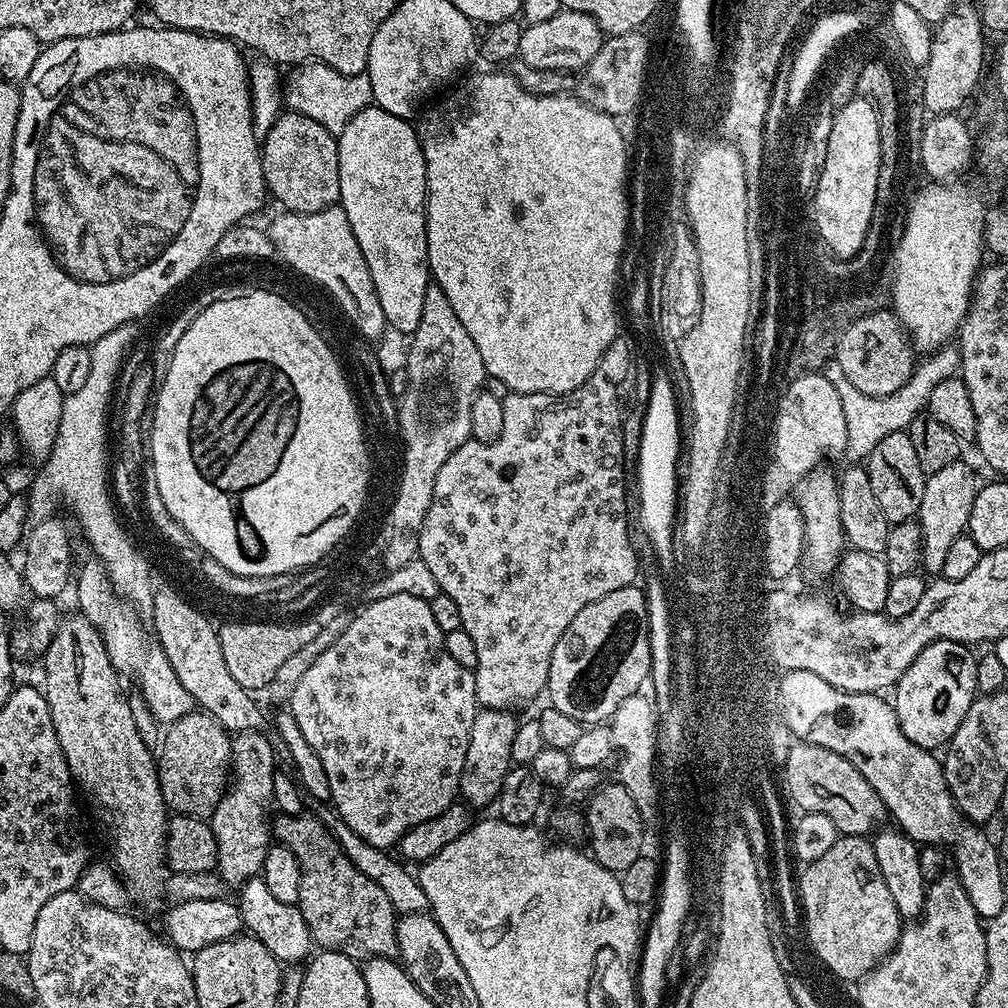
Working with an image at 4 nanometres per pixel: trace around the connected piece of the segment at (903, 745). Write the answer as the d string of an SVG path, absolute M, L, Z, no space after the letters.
M794 670L784 672L779 677L778 707L782 713L783 725L789 733L796 735L797 741L814 746L822 746L826 750L834 750L834 754L842 754L858 769L874 786L878 798L882 798L887 815L896 819L895 827L909 836L920 846L943 846L952 848L952 856L956 859L954 874L962 882L962 890L966 890L966 898L970 898L970 906L980 915L981 921L987 922L1002 910L1002 902L1006 898L1004 892L1004 872L997 845L983 832L983 827L969 822L961 816L952 800L950 790L946 786L944 766L936 760L929 749L918 746L902 734L902 726L896 717L896 709L891 703L884 701L883 695L874 692L847 692L830 686L830 682L818 678L818 674L810 674L810 670Z

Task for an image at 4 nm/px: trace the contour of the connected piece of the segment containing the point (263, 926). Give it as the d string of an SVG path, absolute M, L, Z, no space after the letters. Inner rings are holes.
M263 875L245 880L239 885L238 892L240 892L238 907L244 928L255 940L262 942L262 946L266 946L266 950L270 950L270 954L274 954L274 958L279 960L281 965L288 966L293 962L300 962L296 960L304 962L313 955L314 941L310 926L306 924L306 918L302 918L297 905L287 904L274 898L270 886L266 886Z

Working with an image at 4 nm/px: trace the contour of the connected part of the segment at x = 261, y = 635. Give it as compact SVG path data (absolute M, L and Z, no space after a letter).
M296 622L293 628L261 627L259 625L233 625L226 628L223 633L224 649L222 658L226 658L226 666L238 686L249 690L267 689L270 678L290 658L318 634L320 625L315 623Z

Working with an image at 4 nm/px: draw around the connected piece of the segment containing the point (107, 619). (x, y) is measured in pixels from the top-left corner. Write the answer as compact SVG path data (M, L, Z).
M88 558L81 568L79 565L74 576L74 592L75 588L76 600L80 603L79 615L85 616L100 631L106 654L110 654L110 662L121 677L132 676L133 682L140 687L137 688L138 695L146 702L153 718L161 725L167 726L187 712L193 711L190 694L182 687L182 682L178 682L178 674L174 674L170 662L166 662L166 650L162 650L162 646L145 623L143 626L140 622L141 617L136 609L112 591L112 584L99 560Z

